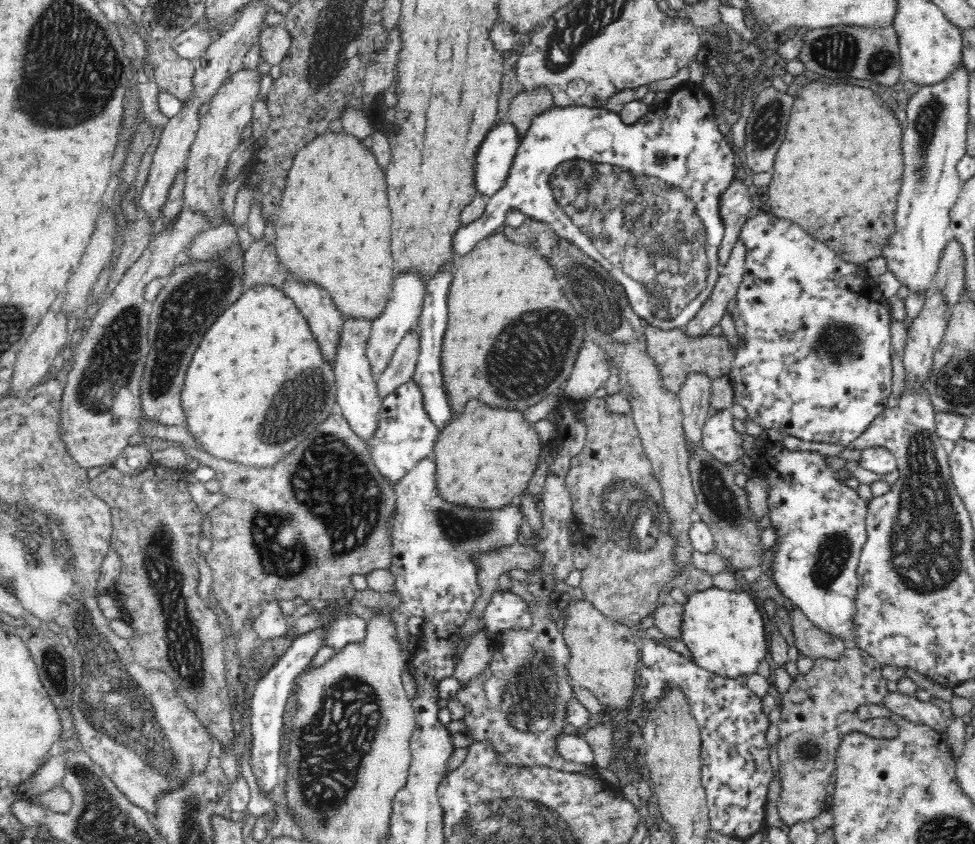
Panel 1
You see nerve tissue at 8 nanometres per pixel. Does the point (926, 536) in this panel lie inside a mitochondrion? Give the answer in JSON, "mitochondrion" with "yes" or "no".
{"mitochondrion":"yes"}

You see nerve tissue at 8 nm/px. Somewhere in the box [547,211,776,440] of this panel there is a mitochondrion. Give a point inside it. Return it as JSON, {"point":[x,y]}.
{"point":[602,304]}

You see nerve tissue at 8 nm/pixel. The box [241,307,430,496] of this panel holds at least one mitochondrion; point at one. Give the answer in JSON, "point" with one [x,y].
{"point":[284,422]}

